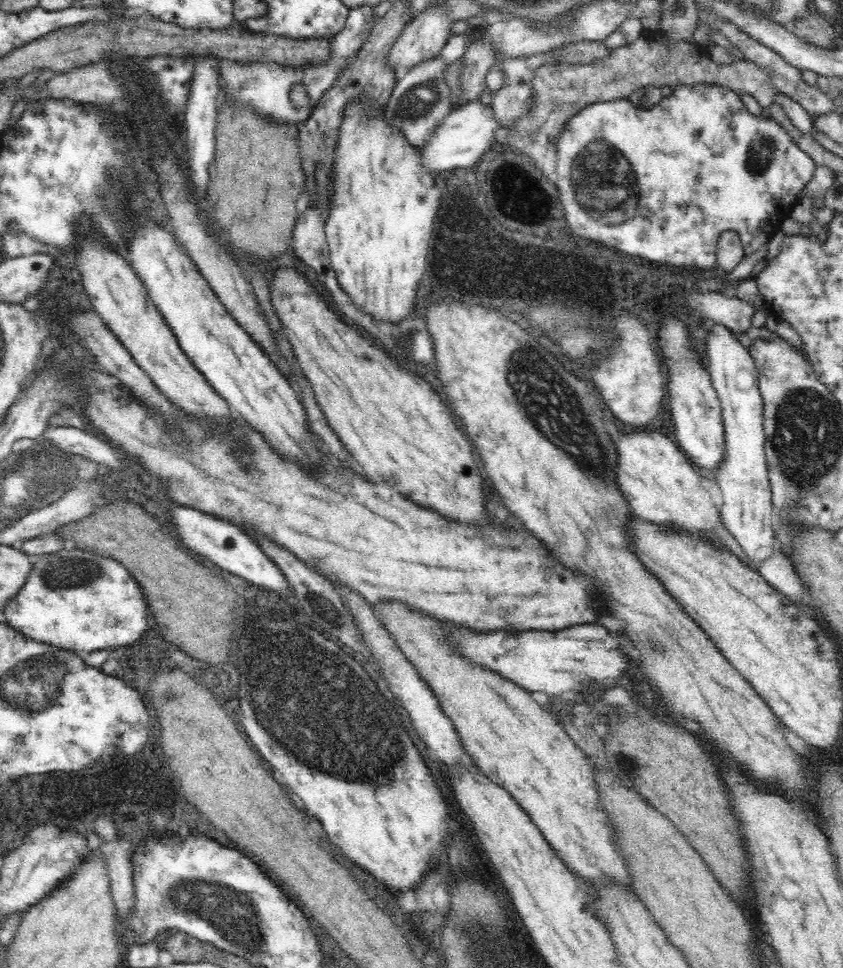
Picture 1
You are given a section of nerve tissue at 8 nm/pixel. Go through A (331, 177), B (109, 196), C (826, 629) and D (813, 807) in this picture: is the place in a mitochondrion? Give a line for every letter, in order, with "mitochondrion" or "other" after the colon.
A: other
B: mitochondrion
C: other
D: other

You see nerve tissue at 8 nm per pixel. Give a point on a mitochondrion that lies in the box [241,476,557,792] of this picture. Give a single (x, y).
(328, 617)

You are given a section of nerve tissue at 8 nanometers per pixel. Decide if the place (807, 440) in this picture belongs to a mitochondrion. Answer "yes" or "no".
yes

